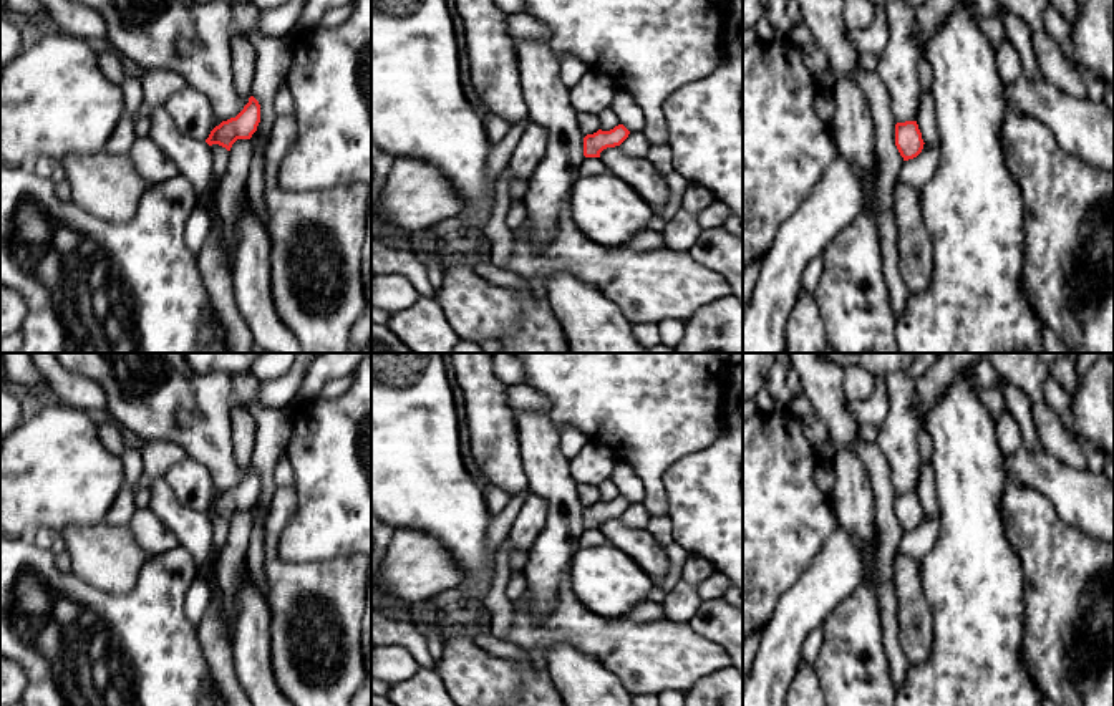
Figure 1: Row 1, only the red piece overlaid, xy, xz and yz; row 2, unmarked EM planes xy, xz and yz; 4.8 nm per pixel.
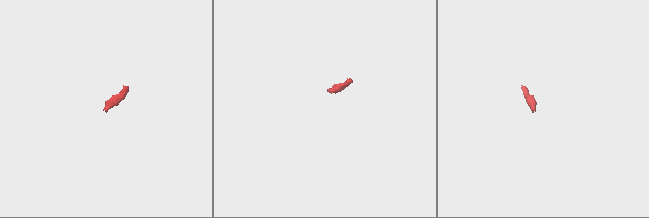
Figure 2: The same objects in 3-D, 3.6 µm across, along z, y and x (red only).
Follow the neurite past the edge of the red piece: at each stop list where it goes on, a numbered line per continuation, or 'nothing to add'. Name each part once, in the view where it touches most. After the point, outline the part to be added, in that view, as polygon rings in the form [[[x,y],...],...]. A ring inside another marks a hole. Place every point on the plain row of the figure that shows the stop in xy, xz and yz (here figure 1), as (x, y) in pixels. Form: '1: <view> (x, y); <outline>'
nothing to add

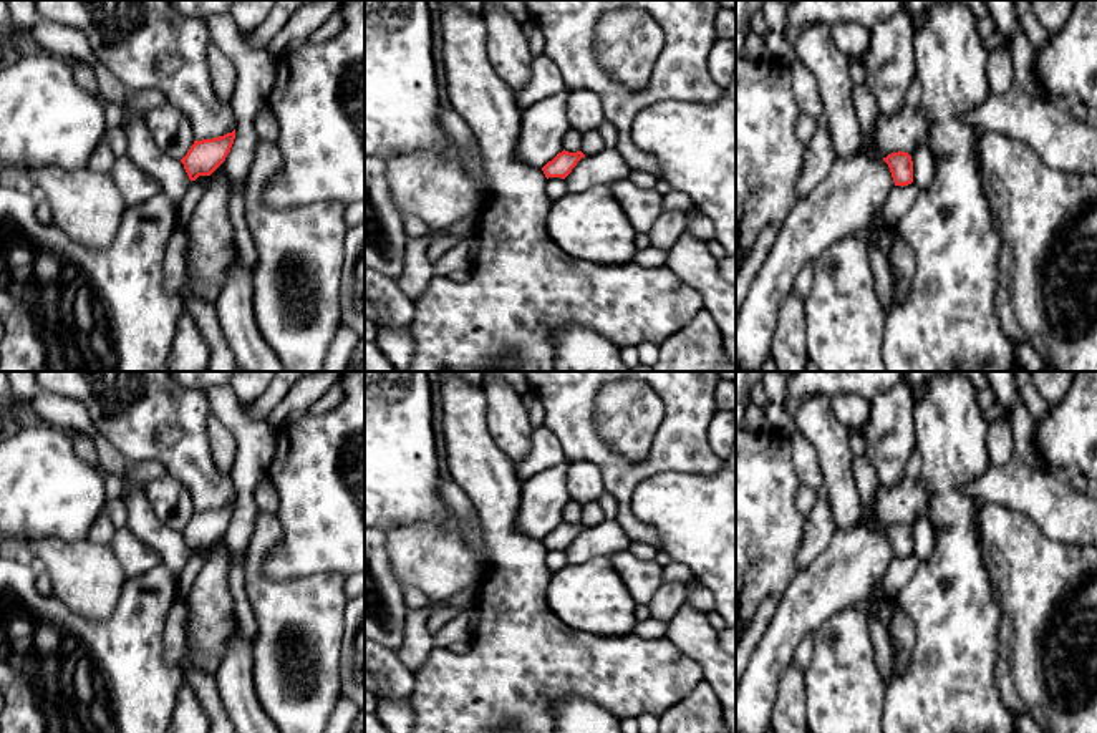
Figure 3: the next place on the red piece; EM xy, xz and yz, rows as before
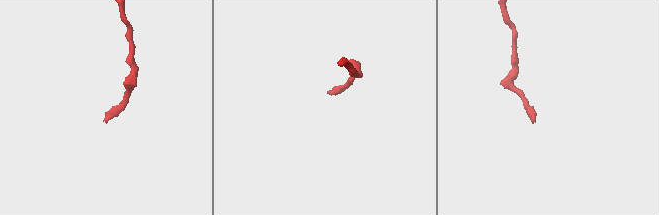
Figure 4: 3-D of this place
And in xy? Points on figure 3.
nothing to add

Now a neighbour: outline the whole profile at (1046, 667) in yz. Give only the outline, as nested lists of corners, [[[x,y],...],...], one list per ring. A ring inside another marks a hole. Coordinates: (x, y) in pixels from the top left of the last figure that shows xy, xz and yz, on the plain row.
[[[981,506],[976,526],[1001,607],[996,685],[1004,705],[1032,716],[1044,733],[1097,733],[1097,547],[1052,541],[1029,517],[1003,506]]]

